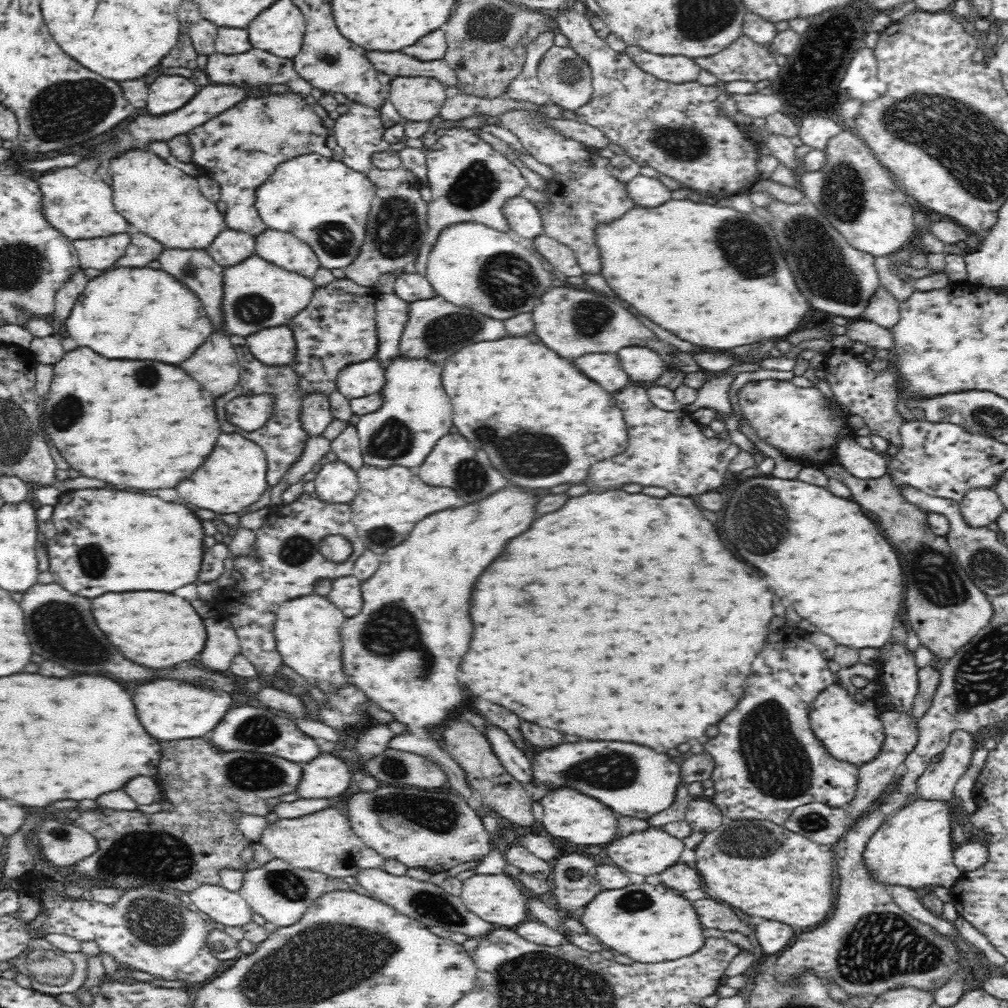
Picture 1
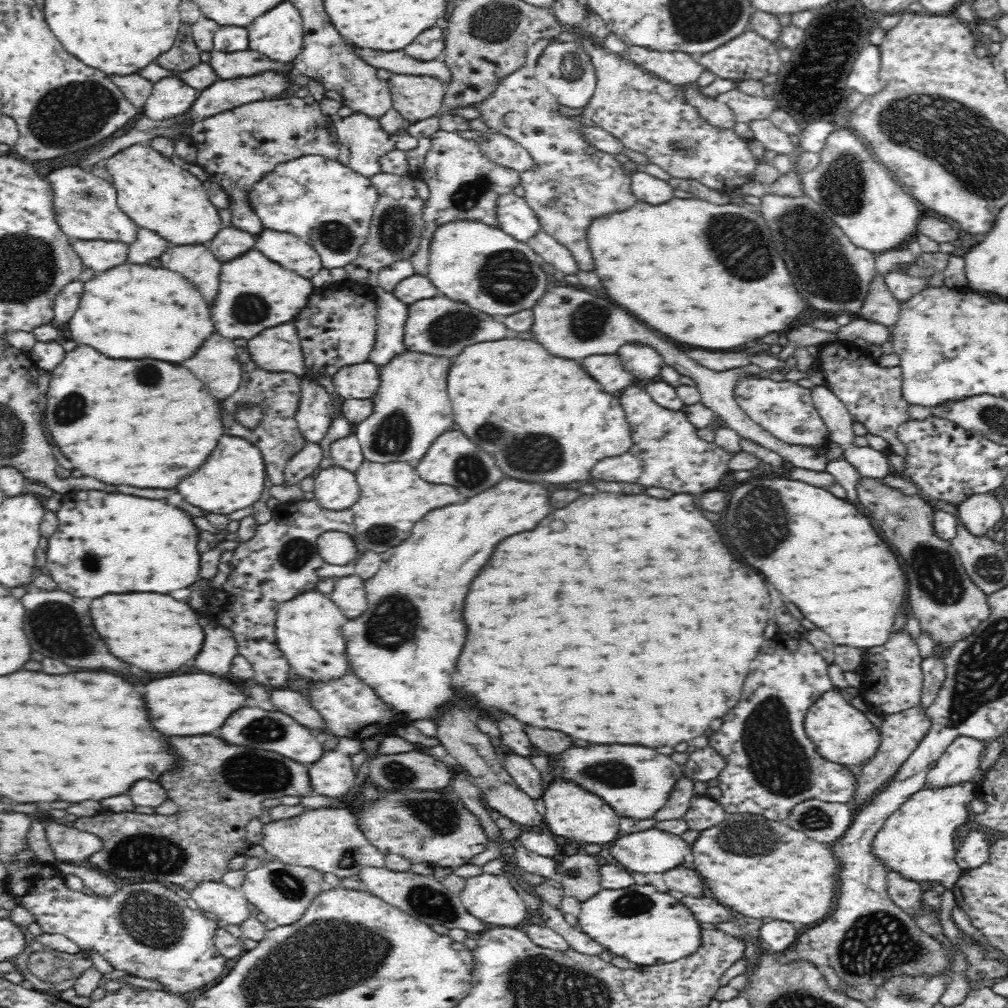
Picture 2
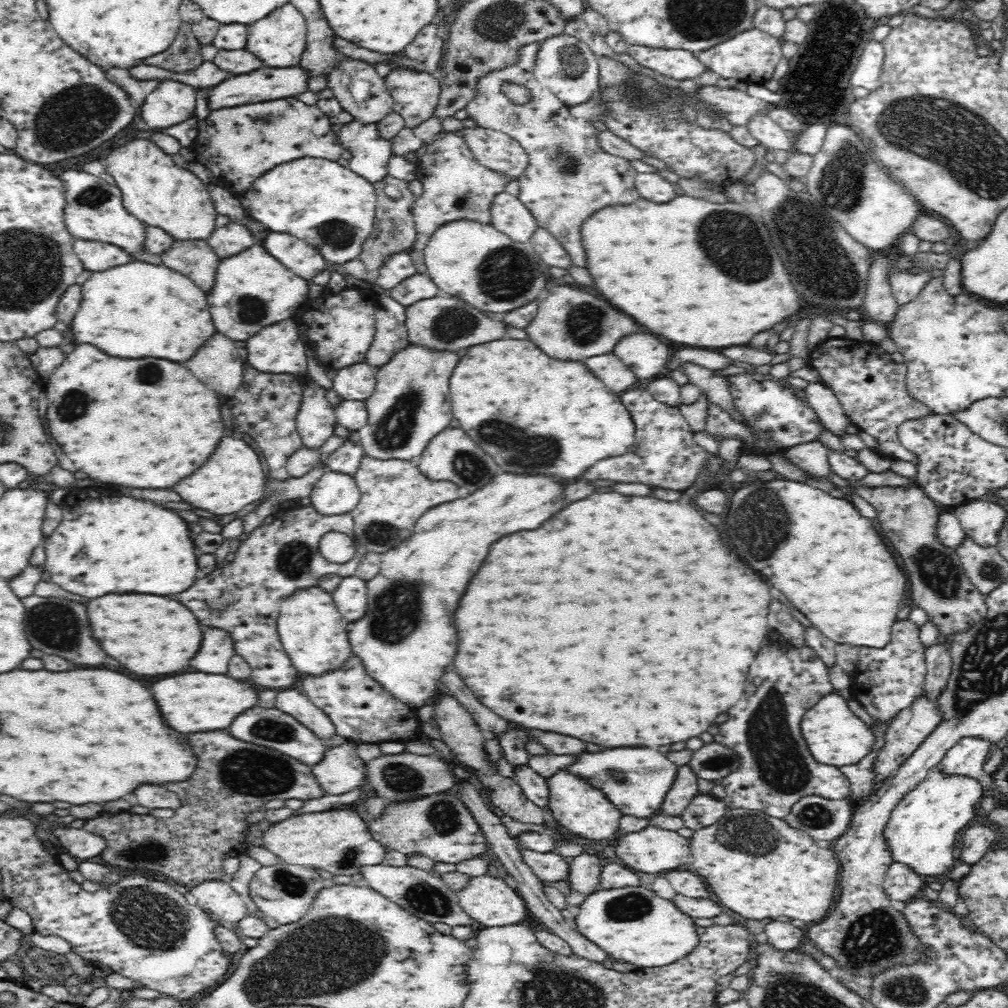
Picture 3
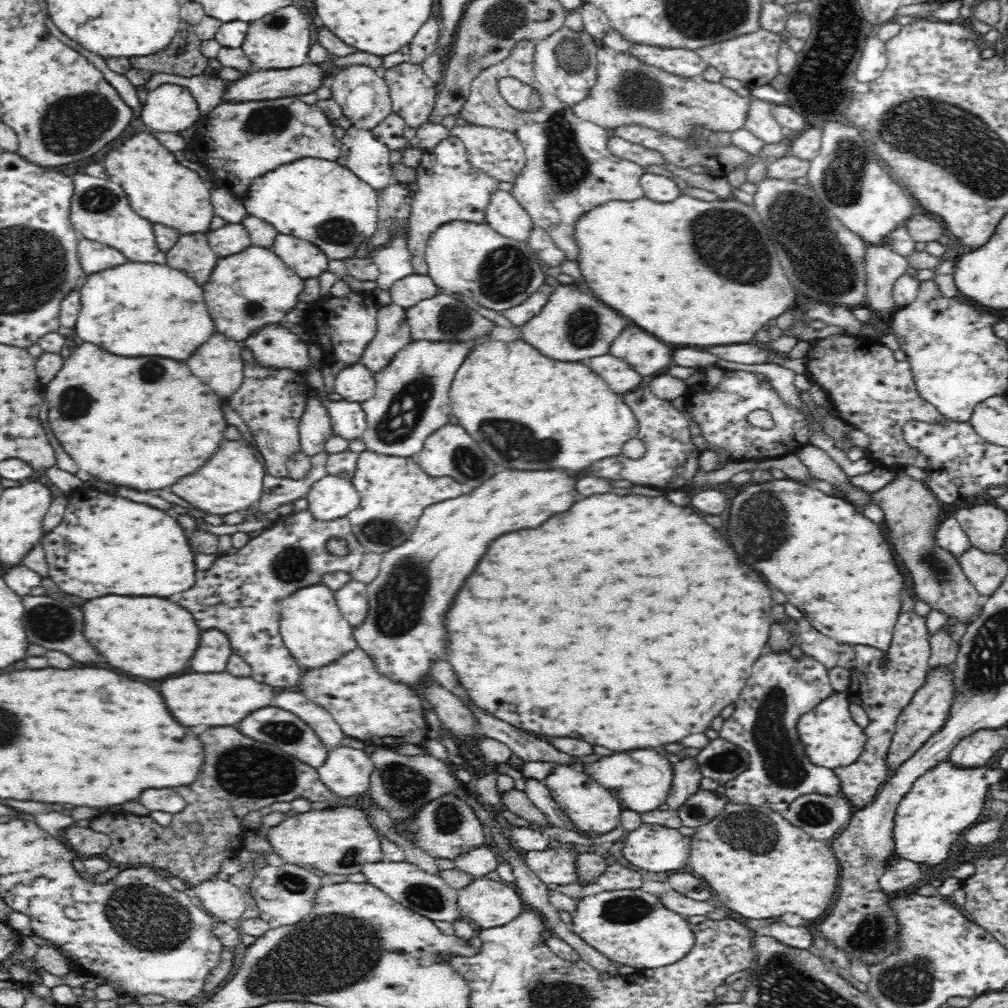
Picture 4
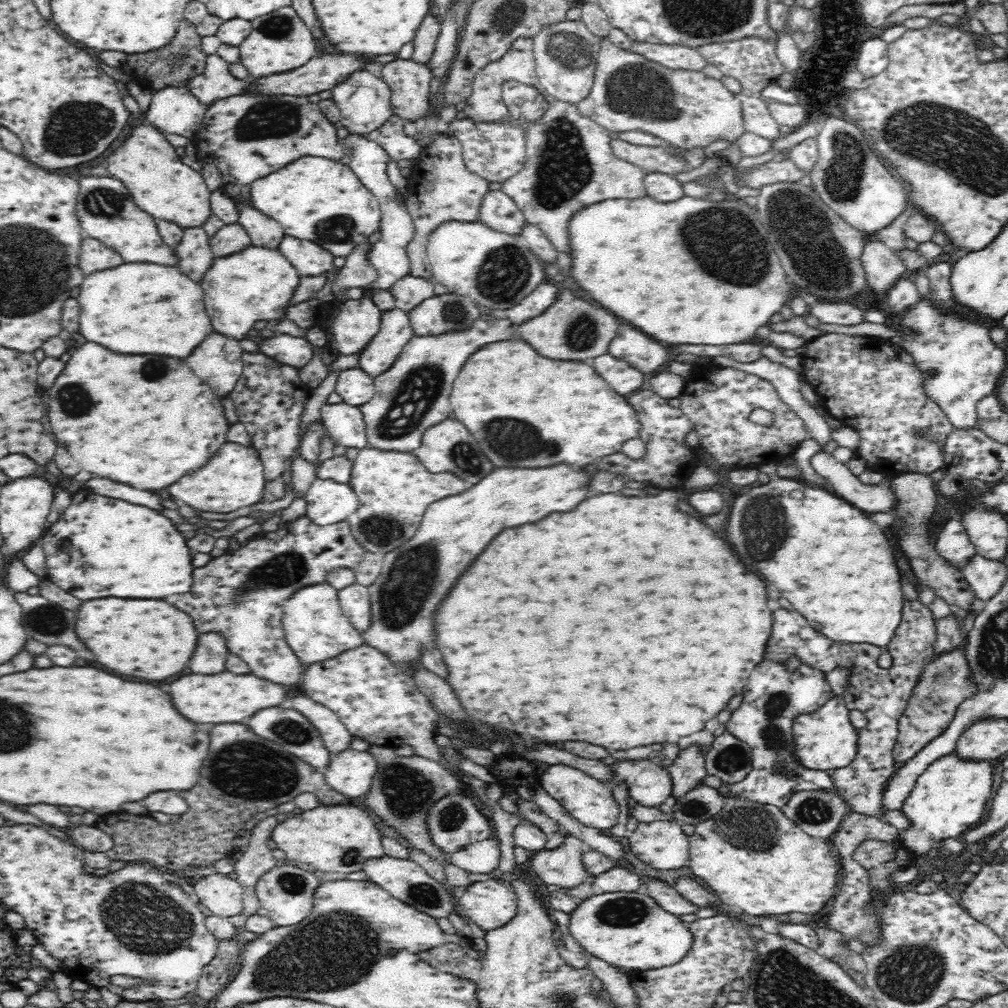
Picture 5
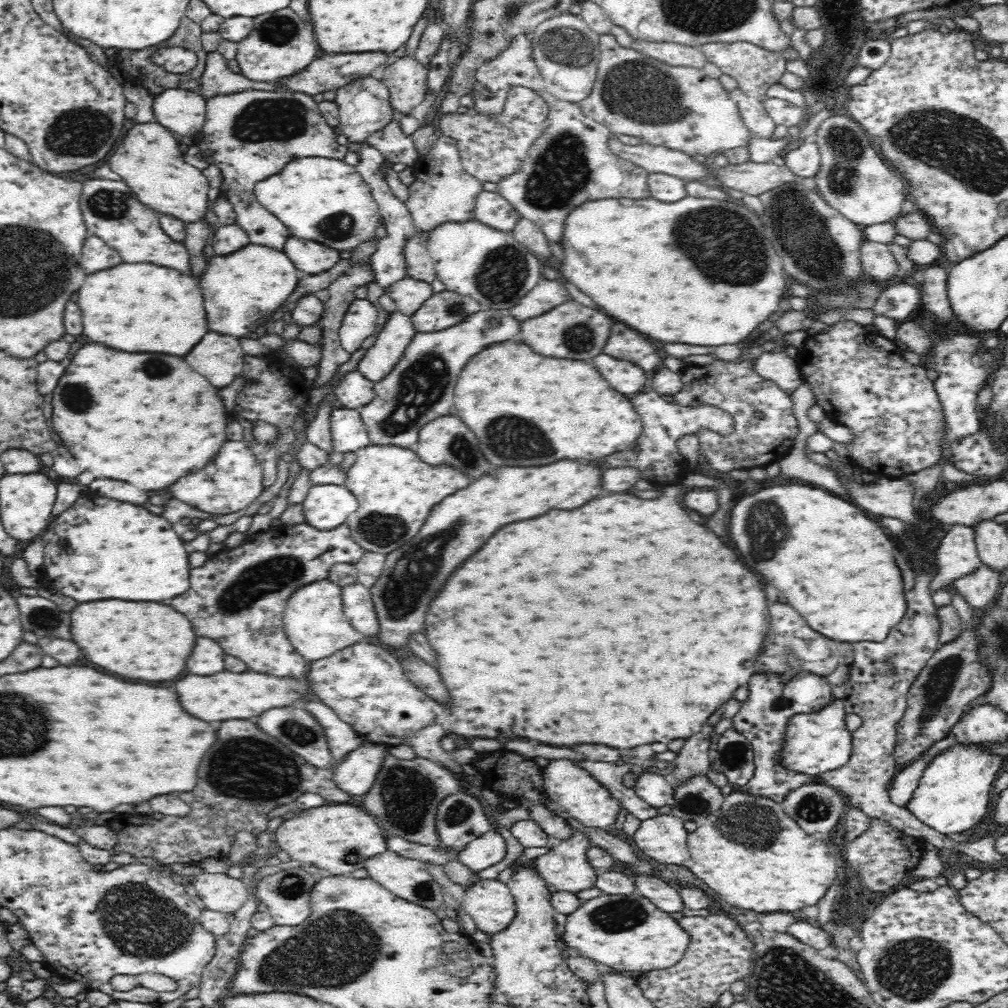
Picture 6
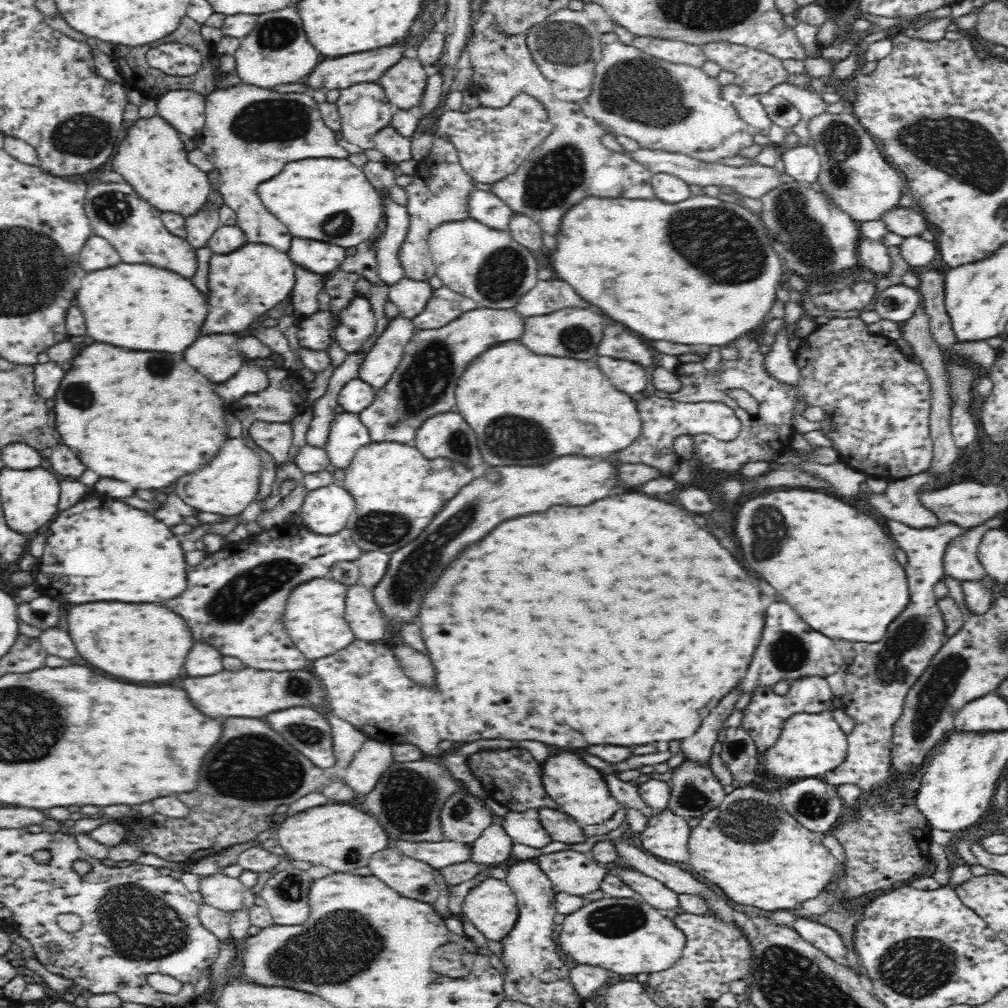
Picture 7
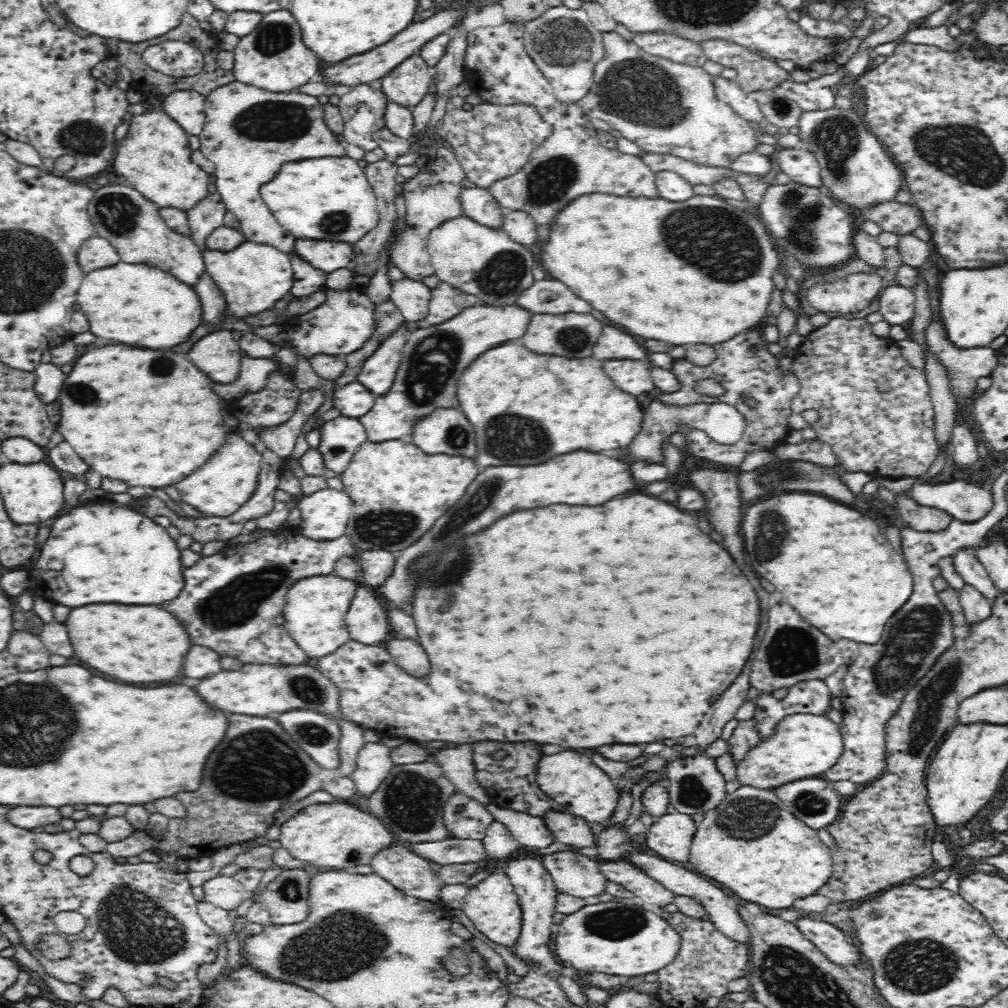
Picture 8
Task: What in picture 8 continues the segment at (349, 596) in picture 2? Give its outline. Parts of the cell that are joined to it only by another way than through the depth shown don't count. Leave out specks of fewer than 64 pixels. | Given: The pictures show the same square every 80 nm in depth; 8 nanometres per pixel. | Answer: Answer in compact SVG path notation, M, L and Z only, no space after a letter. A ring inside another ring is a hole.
M360 582L346 611L345 623L350 638L362 644L382 643L390 632L387 609L373 593L374 589Z

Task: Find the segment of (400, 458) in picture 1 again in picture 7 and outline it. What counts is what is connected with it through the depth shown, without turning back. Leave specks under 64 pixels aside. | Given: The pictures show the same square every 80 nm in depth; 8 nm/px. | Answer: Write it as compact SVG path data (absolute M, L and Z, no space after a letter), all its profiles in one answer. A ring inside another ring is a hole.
M476 308L445 327L417 331L406 344L402 360L390 380L375 390L374 402L359 412L360 420L369 430L371 442L412 442L425 420L450 412L448 408L456 406L454 388L468 362L496 342L516 340L520 336L522 318L518 318L512 310L492 308Z

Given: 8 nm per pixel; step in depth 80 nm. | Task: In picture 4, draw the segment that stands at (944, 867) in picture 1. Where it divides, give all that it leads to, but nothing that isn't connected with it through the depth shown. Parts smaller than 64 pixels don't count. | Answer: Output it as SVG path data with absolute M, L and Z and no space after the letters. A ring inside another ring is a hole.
M947 760L930 768L914 782L894 813L891 838L895 844L896 856L924 868L936 868L944 864L950 858L954 843L961 842L964 830L980 818L988 798L988 786L1000 783L1003 772L1003 769L993 770L986 766L976 770L962 770Z

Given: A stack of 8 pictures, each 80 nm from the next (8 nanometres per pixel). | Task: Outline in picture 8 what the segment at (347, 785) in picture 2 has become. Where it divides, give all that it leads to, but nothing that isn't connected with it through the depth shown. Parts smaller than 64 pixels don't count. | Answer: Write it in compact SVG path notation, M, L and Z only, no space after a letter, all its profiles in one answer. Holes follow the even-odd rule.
M383 740L366 741L358 753L354 772L347 778L356 786L356 791L364 792L368 796L377 791L391 768L394 768L391 748Z

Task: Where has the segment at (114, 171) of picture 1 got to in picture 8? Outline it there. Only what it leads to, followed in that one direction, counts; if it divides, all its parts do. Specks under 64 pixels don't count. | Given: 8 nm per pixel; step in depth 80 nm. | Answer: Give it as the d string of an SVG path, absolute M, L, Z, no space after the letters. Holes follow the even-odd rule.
M146 113L129 119L127 135L115 150L114 170L159 209L177 208L186 213L192 210L213 189L209 174L190 160L187 134L162 113Z

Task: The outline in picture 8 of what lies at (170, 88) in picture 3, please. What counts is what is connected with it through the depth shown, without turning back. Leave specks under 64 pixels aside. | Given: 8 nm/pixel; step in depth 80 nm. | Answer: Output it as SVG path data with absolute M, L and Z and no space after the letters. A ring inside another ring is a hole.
M174 91L162 100L162 114L179 124L187 136L198 136L205 124L205 100L205 95L196 91Z

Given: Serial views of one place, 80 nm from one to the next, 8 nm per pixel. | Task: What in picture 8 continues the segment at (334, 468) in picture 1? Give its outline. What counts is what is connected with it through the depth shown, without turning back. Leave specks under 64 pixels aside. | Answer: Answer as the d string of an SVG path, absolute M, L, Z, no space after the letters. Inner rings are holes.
M324 488L304 495L298 503L302 521L300 530L308 537L332 540L347 530L353 502L345 491Z

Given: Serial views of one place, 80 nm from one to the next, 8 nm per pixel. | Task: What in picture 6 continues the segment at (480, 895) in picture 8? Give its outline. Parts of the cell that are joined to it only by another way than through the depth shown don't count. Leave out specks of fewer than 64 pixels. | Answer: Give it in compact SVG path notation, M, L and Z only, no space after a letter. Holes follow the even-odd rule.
M486 879L478 881L474 886L465 889L462 897L462 908L474 920L477 931L483 931L488 936L506 928L507 924L516 916L516 903L507 883L499 879Z

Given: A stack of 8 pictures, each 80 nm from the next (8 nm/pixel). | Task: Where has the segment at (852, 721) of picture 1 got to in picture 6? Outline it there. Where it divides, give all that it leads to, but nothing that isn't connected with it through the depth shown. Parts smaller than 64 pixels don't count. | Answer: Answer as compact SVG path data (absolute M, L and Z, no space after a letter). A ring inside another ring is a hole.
M837 694L824 708L810 714L797 714L790 718L786 746L782 750L784 767L810 775L834 771L848 764L852 756L853 733L846 726L846 709L841 694Z

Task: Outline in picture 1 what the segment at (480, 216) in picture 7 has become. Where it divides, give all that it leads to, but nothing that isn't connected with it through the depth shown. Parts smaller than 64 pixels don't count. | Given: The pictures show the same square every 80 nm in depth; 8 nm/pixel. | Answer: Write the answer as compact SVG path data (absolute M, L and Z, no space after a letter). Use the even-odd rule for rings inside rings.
M524 197L510 198L505 202L505 217L516 237L528 242L543 234L542 216L534 202Z

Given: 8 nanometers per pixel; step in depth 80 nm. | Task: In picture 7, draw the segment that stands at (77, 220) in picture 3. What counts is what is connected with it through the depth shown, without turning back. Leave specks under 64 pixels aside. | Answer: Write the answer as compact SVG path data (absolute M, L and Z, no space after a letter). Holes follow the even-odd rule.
M95 178L87 186L83 209L93 234L105 238L122 256L126 264L154 264L158 268L168 268L191 279L196 272L195 248L185 238L170 234L160 218L161 211L140 200L134 190L124 184L101 182Z

